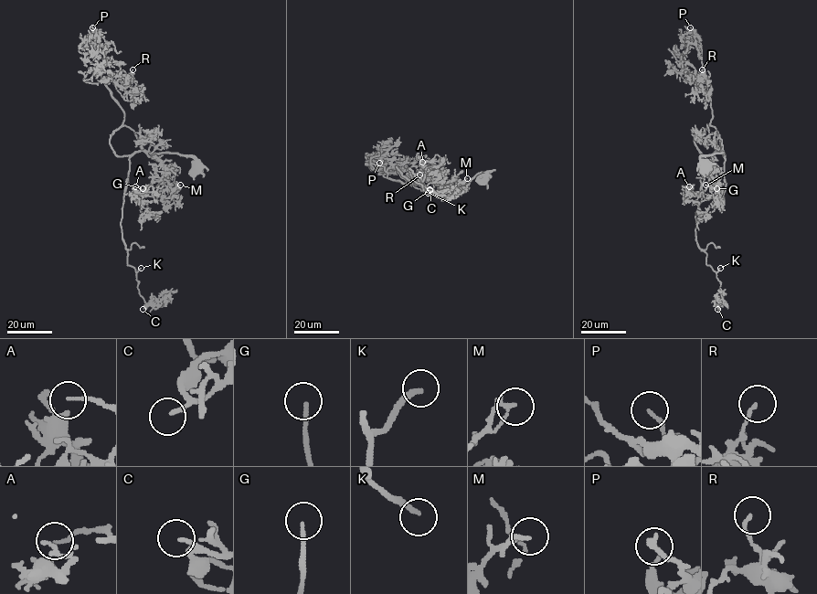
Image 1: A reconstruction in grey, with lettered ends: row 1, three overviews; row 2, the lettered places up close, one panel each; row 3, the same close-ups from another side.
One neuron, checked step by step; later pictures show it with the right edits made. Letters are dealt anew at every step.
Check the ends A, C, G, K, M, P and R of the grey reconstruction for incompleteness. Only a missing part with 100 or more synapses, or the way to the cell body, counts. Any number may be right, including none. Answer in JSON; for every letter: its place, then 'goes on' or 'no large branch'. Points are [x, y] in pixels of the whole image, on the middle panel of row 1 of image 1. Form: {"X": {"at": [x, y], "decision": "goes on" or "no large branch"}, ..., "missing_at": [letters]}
{"A": {"at": [422, 162], "decision": "no large branch"}, "C": {"at": [429, 190], "decision": "no large branch"}, "G": {"at": [429, 189], "decision": "goes on"}, "K": {"at": [428, 193], "decision": "no large branch"}, "M": {"at": [467, 178], "decision": "no large branch"}, "P": {"at": [379, 163], "decision": "no large branch"}, "R": {"at": [419, 175], "decision": "no large branch"}, "missing_at": ["G"]}

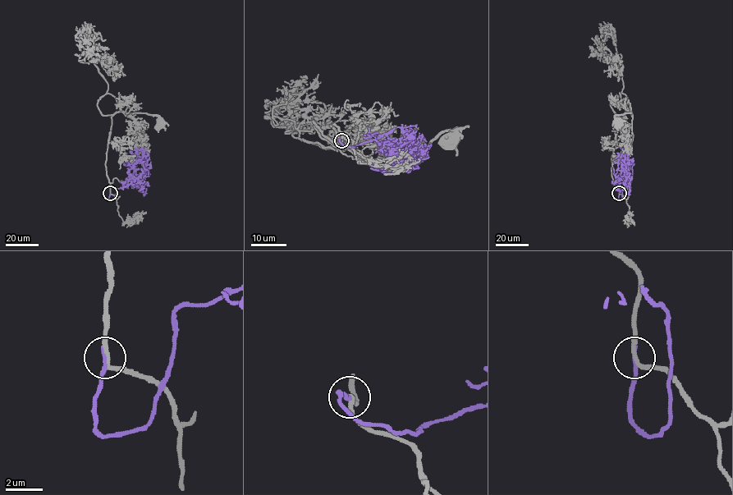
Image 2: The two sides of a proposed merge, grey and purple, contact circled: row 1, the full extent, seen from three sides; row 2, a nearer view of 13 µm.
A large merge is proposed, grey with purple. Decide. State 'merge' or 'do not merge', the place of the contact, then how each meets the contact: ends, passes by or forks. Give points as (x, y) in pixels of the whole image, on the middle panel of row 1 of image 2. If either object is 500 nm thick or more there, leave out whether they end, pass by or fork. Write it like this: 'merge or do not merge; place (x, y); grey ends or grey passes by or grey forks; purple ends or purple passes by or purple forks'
merge; place (341, 140); grey passes by; purple ends

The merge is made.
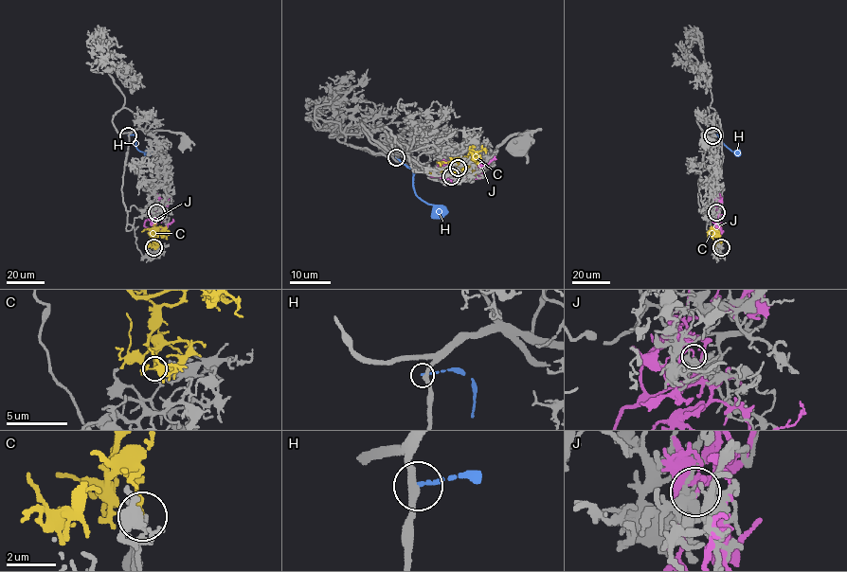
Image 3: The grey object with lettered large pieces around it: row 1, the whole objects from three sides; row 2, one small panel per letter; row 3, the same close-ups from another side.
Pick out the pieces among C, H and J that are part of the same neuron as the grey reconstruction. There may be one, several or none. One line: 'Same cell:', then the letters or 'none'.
Same cell: C

